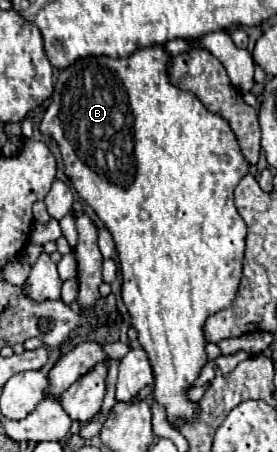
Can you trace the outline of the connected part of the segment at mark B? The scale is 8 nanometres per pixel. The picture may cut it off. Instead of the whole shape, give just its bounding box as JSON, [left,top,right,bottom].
[40,47,248,425]

